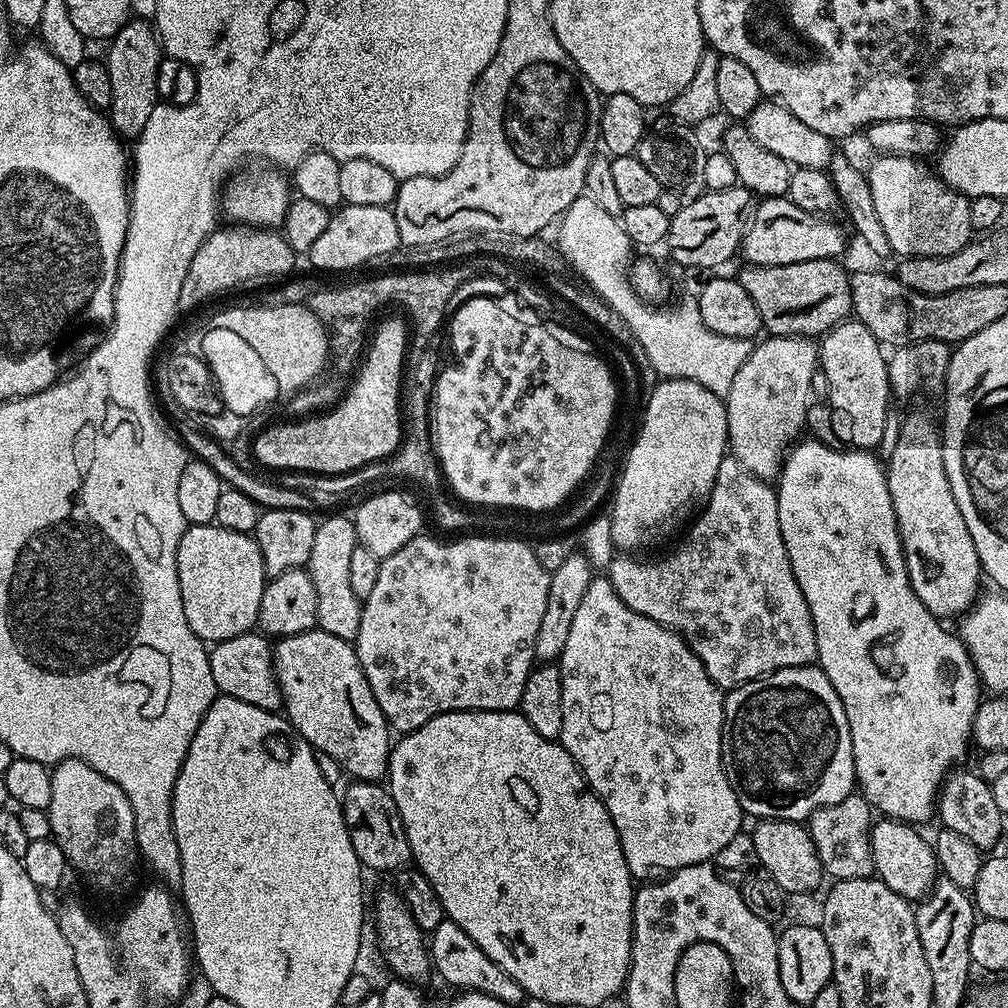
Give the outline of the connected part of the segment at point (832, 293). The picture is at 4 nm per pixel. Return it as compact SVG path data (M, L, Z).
M807 260L794 262L786 266L744 266L738 273L742 290L750 296L754 306L758 308L763 331L768 336L807 336L809 338L823 337L835 324L849 319L852 312L852 294L850 291L850 276L839 268L836 260Z

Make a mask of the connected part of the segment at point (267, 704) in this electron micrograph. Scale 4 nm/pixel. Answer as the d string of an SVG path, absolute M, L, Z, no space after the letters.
M256 630L217 643L208 654L217 693L242 698L242 702L250 702L250 706L258 706L267 712L280 712L280 684L276 681L276 669L272 667L272 649L269 637Z

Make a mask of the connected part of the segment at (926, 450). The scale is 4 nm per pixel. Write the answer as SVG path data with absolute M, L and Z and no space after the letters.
M920 412L910 413L900 424L900 433L896 436L896 445L888 460L886 456L886 471L890 502L894 502L904 561L908 577L914 586L914 594L918 594L926 610L930 610L938 618L963 616L978 599L982 569L978 550L974 550L974 538L970 538L970 530L966 530L966 518L962 518L962 510L958 510L958 502L954 502L954 490L950 490L950 482L946 478L944 446L937 425L935 428Z

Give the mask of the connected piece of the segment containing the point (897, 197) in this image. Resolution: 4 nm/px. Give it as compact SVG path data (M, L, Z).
M880 154L875 157L869 168L866 168L870 195L874 197L874 210L882 230L886 230L886 242L890 242L897 257L910 256L949 256L968 245L973 239L974 229L970 222L970 200L944 185L943 180L923 159L911 156L889 156Z

